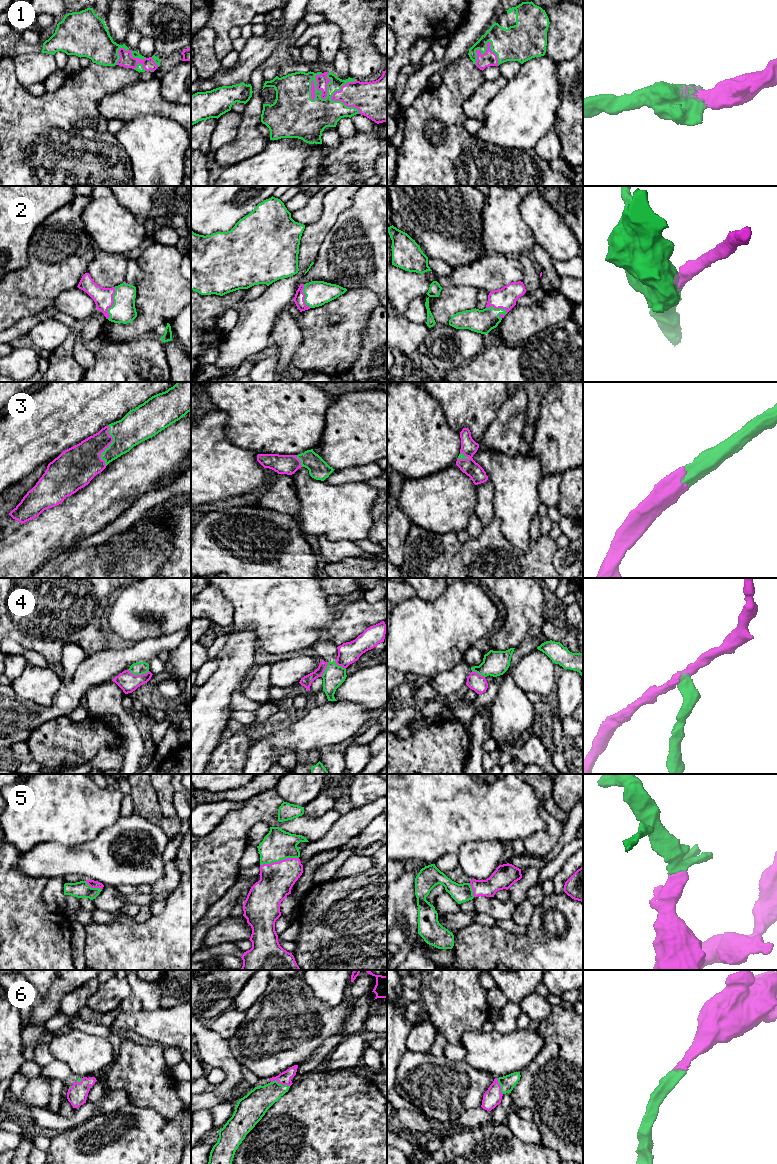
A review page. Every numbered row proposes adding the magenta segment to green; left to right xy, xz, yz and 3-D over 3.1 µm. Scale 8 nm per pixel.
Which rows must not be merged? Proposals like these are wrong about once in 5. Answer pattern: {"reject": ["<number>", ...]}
{"reject": ["4"]}

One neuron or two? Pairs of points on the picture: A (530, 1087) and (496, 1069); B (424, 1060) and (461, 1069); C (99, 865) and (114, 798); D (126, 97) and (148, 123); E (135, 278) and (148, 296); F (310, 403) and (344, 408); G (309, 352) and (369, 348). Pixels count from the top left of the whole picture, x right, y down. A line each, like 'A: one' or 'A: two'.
A: two
B: one
C: two
D: two
E: two
F: two
G: two

